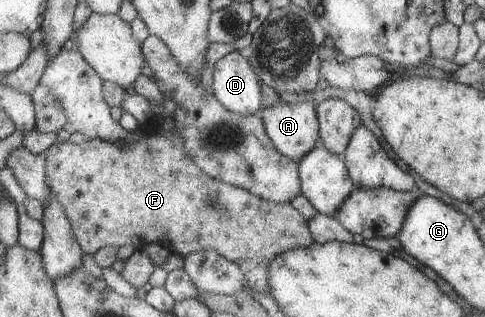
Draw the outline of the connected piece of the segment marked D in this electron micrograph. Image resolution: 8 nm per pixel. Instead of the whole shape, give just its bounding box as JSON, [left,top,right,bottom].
[211,50,261,115]

